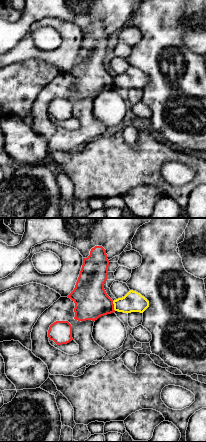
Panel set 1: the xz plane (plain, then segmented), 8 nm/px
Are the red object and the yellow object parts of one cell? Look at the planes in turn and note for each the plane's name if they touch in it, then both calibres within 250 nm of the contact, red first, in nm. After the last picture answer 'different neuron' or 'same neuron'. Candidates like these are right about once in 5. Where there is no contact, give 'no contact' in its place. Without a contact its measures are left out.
meets red in xz; 280 nm thick on the red side, 160 nm on the other

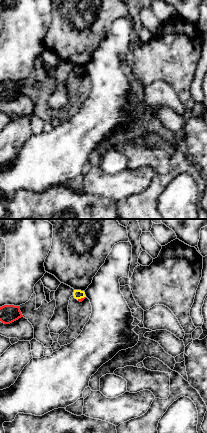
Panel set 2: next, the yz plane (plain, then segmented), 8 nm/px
meets red in yz; 20 nm thick on the red side, 80 nm on the other

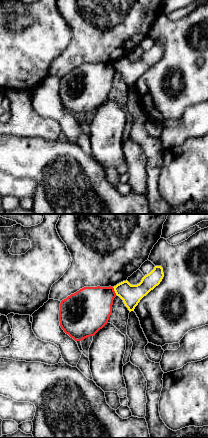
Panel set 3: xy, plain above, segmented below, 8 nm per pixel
meets red in xy; 340 nm thick on the red side, 160 nm on the other

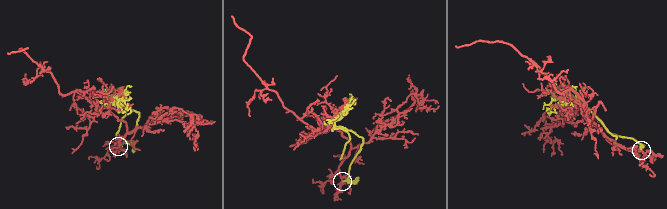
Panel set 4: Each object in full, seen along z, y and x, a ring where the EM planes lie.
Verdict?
different neuron

